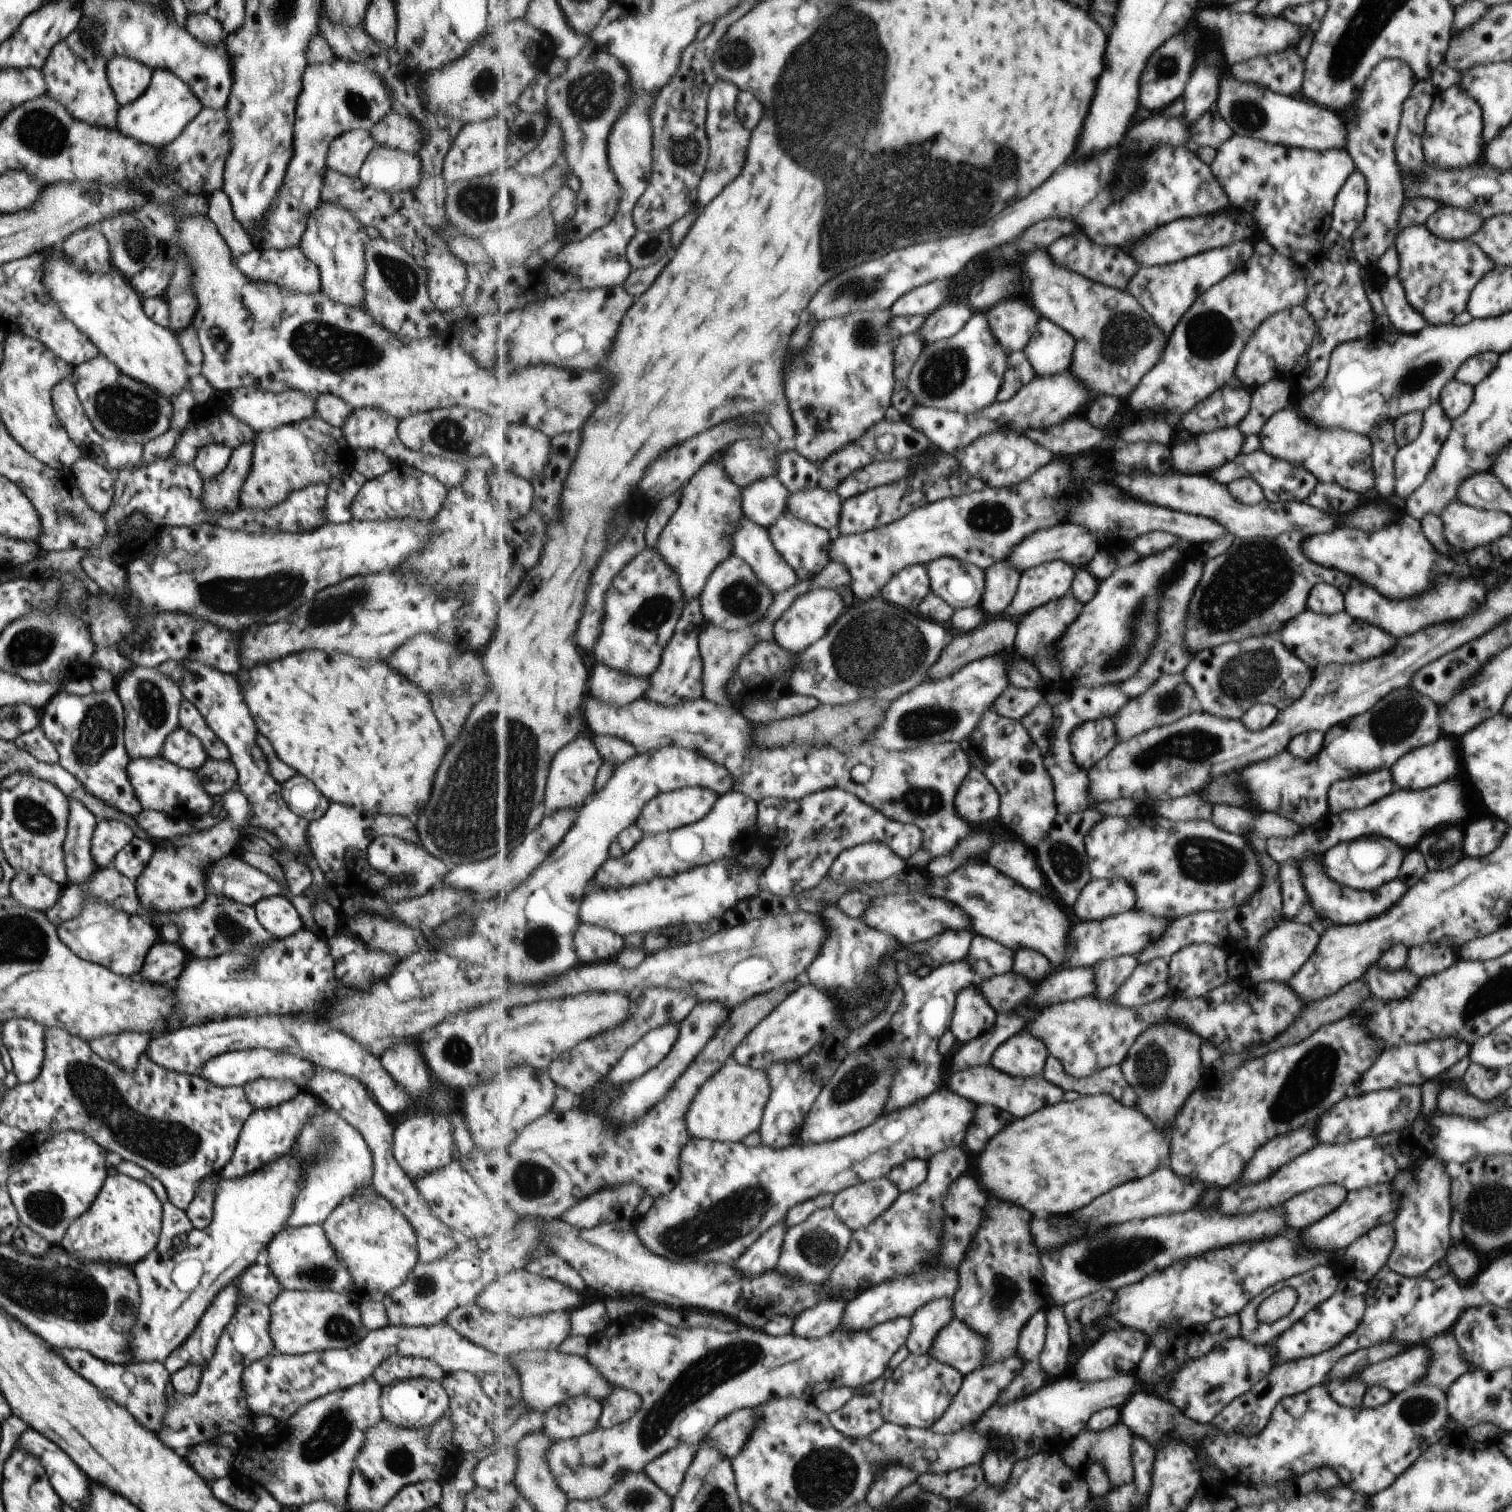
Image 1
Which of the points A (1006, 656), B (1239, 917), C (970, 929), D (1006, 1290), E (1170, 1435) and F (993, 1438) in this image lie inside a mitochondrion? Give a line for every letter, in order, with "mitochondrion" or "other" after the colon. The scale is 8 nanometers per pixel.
A: other
B: other
C: other
D: mitochondrion
E: other
F: other

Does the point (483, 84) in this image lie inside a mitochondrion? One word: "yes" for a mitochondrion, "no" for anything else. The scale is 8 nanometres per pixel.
yes

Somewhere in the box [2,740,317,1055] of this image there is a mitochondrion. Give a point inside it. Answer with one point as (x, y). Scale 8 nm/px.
(35, 818)

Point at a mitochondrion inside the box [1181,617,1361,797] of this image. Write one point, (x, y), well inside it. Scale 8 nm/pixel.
(1266, 669)

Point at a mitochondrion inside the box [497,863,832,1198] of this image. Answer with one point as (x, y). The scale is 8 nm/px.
(538, 943)

